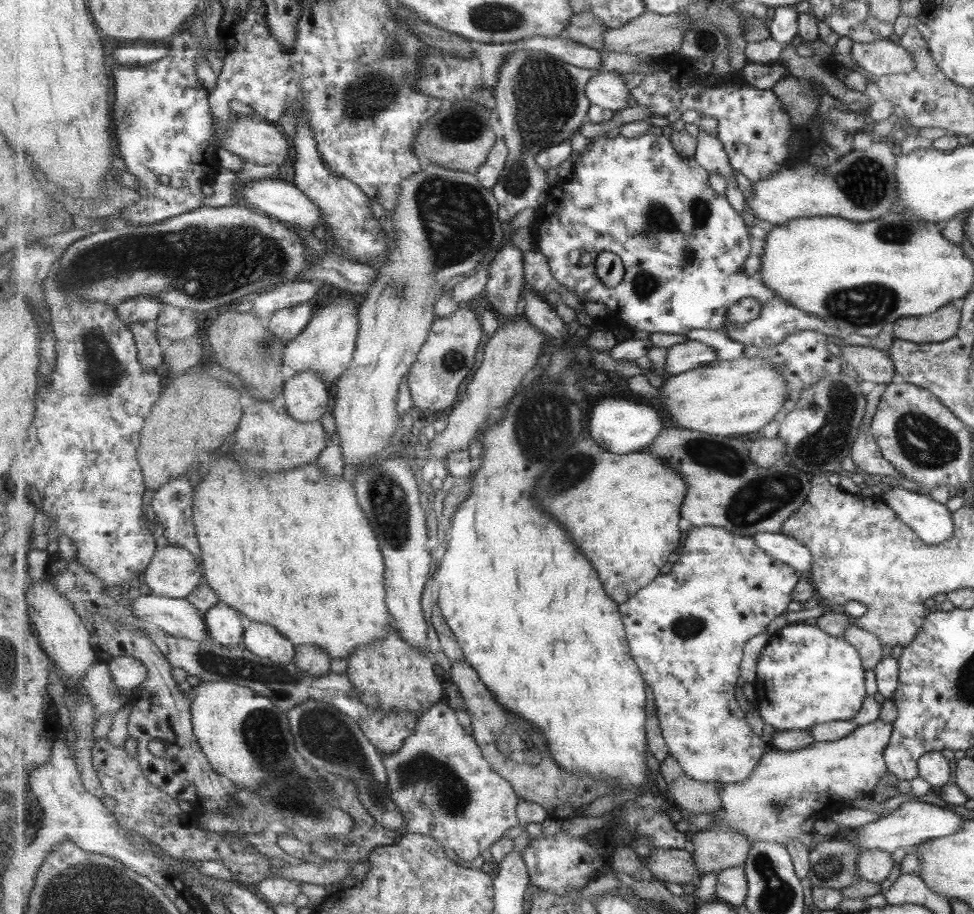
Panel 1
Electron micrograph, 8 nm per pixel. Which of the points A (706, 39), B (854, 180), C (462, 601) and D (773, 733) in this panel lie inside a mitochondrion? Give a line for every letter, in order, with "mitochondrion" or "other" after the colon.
A: mitochondrion
B: mitochondrion
C: mitochondrion
D: other

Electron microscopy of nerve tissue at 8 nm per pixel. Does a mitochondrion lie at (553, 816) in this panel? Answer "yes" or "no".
no

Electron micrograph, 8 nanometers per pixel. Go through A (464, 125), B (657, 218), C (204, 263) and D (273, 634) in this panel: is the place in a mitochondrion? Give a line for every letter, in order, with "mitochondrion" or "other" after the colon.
A: mitochondrion
B: mitochondrion
C: mitochondrion
D: other

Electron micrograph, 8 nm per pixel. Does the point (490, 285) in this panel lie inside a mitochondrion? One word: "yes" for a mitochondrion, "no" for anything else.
no

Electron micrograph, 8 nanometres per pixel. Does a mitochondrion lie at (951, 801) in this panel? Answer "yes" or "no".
no

